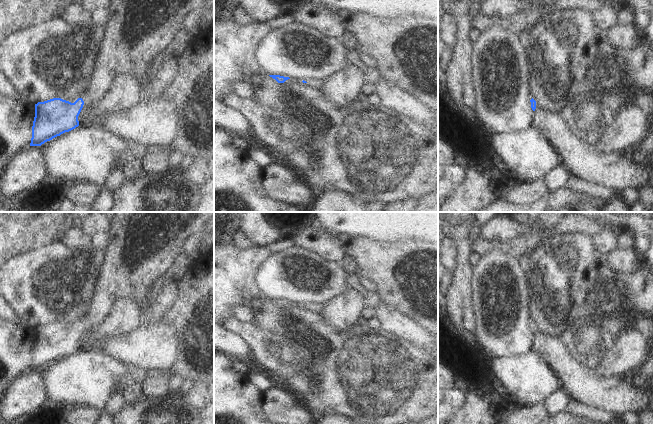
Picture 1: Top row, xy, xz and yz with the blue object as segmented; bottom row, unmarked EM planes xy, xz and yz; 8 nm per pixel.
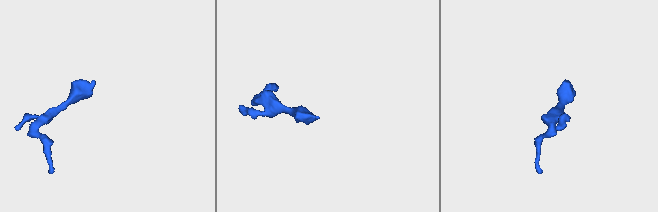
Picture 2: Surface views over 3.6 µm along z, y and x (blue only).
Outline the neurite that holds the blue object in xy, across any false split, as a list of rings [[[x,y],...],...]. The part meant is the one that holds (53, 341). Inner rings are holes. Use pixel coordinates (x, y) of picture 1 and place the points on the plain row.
[[[115,212],[110,222],[109,240],[103,249],[103,261],[87,315],[74,327],[53,322],[35,328],[30,370],[41,370],[78,351],[78,340],[83,329],[97,325],[109,313],[117,299],[130,298],[144,303],[150,286],[167,271],[183,250],[186,238],[199,235],[213,215],[214,212]]]

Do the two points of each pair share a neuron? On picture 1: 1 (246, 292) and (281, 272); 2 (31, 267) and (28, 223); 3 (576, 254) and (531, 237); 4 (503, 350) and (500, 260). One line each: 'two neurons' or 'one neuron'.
1: two neurons
2: two neurons
3: two neurons
4: one neuron

